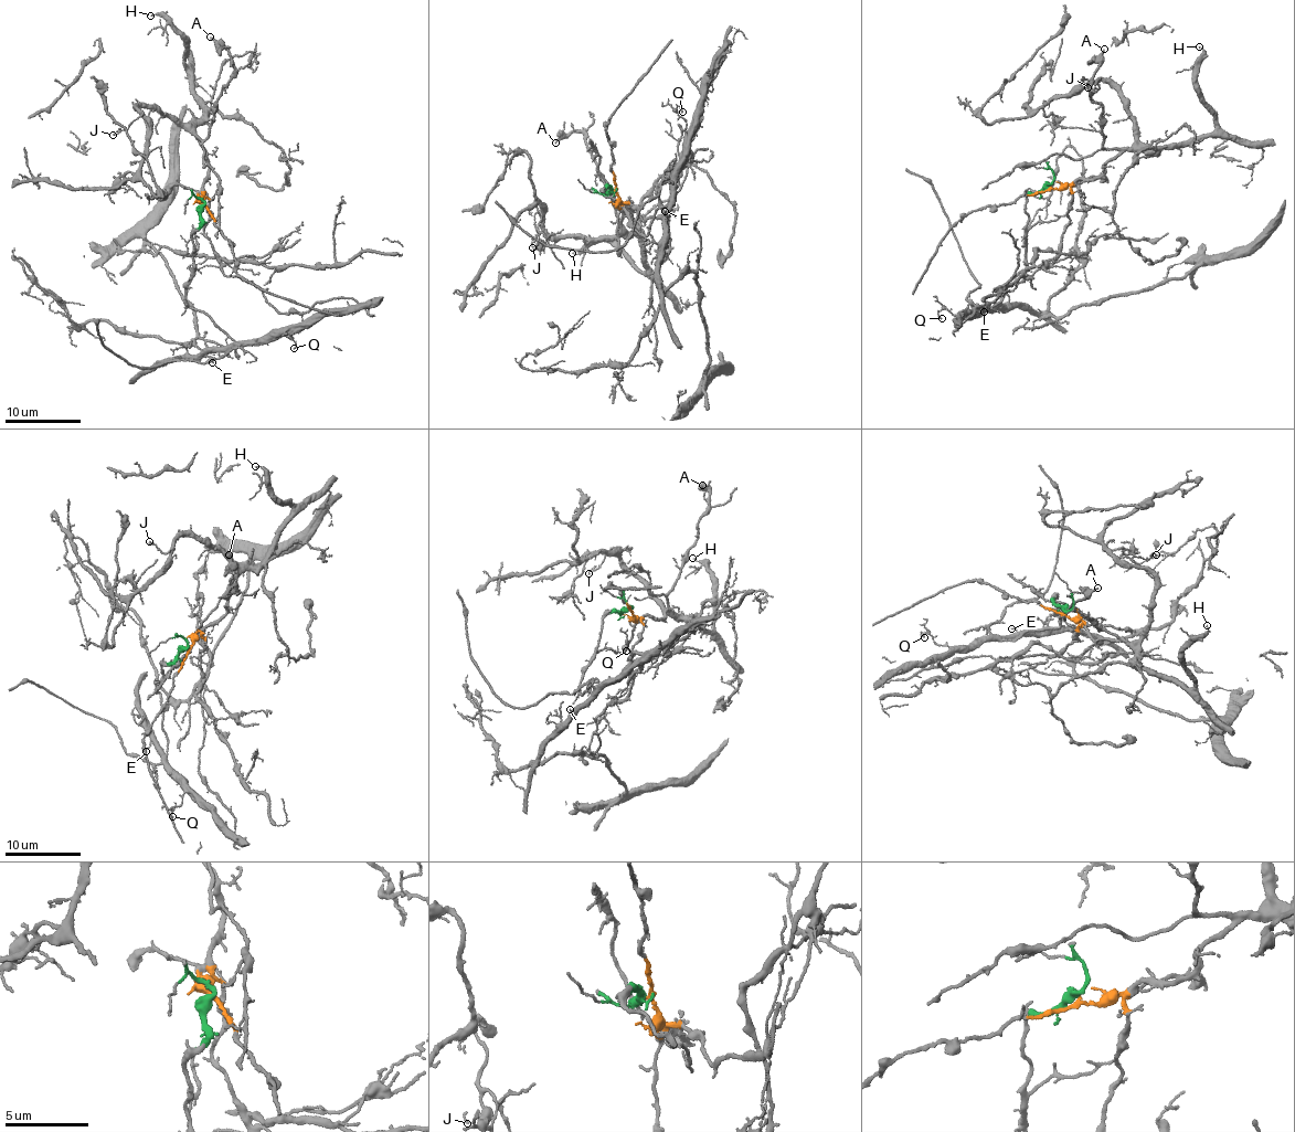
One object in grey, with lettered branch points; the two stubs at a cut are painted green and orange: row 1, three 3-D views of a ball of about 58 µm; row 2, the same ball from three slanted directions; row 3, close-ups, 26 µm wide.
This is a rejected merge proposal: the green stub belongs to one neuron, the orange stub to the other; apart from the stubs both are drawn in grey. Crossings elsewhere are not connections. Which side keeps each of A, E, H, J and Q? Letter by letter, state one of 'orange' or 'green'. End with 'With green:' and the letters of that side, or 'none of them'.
A: orange
E: green
H: orange
J: orange
Q: green
With green: E, Q

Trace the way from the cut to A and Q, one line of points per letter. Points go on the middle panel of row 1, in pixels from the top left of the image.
A: (613, 190), (619, 203), (630, 209), (619, 219), (615, 197), (596, 173), (583, 133), (576, 129), (555, 143)
Q: (613, 190), (604, 194), (646, 234), (656, 209), (673, 196), (685, 135), (685, 120), (676, 107), (682, 113)

